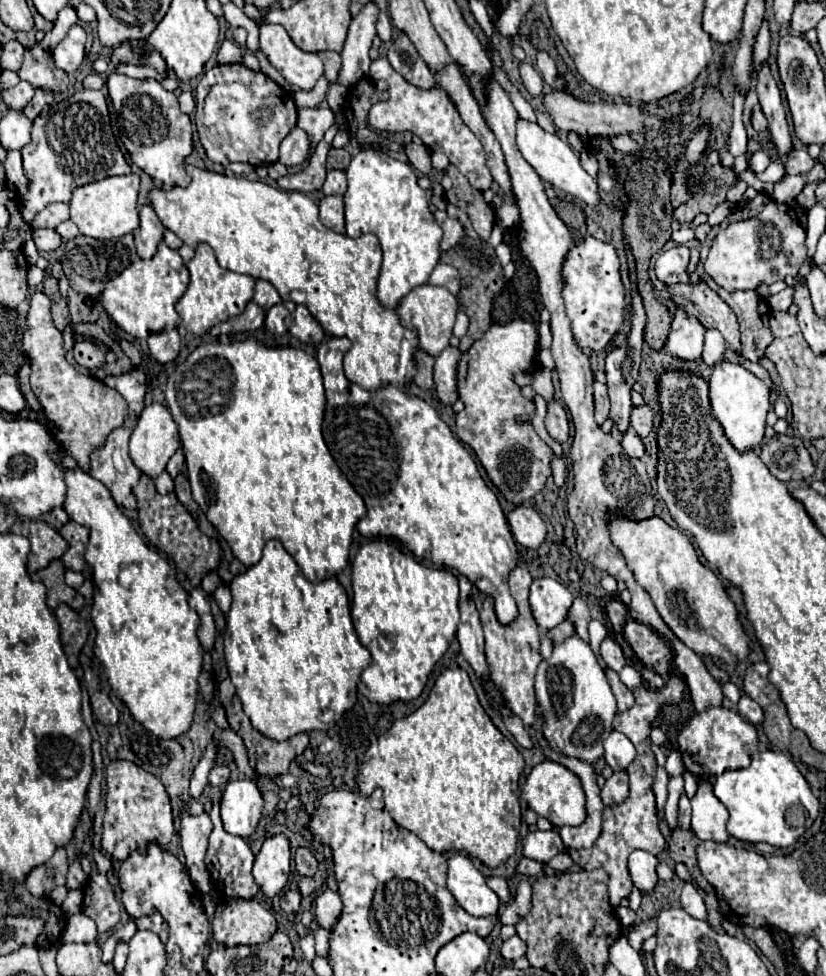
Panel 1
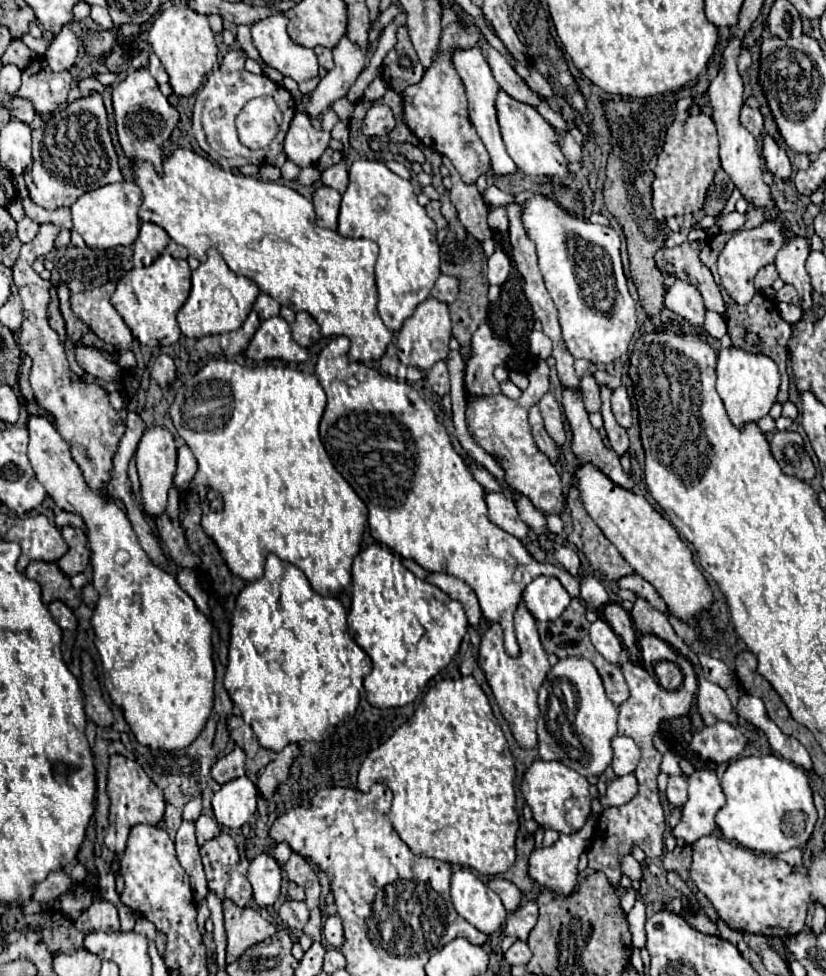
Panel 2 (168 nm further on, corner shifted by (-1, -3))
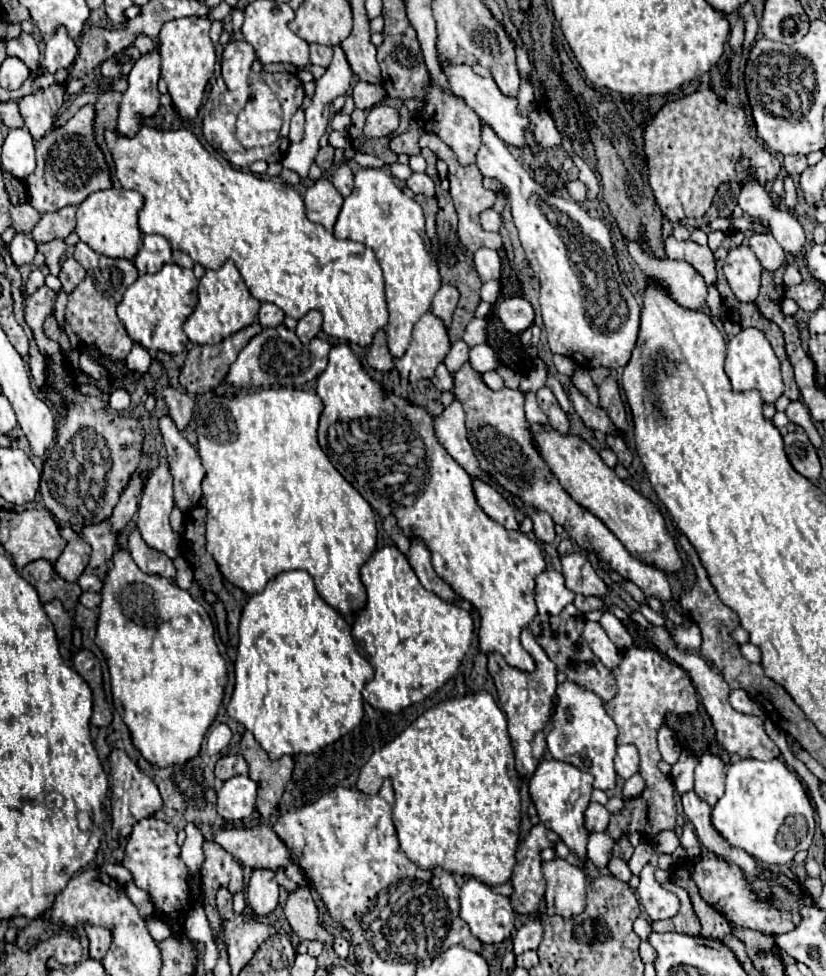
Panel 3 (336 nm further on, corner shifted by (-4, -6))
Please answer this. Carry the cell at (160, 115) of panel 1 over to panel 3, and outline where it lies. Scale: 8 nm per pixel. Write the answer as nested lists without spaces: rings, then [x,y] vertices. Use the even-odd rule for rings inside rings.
[[[155,46],[151,52],[141,54],[129,72],[129,88],[123,94],[117,130],[125,136],[133,136],[139,128],[139,120],[153,116],[159,110],[159,48]]]

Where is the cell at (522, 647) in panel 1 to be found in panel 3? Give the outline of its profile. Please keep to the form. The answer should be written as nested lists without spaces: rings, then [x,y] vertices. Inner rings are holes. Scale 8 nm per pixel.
[[[523,630],[521,644],[525,644],[525,650],[531,654],[531,658],[537,664],[537,670],[533,674],[527,674],[509,666],[501,654],[489,654],[489,672],[497,686],[497,702],[509,720],[509,736],[511,736],[511,744],[515,750],[517,772],[523,778],[531,778],[537,764],[541,762],[545,754],[545,748],[547,748],[545,736],[549,734],[549,728],[553,728],[549,720],[551,720],[551,708],[553,708],[553,698],[555,698],[555,688],[557,688],[557,678],[555,678],[557,668],[545,656],[543,648],[533,640],[529,630]],[[533,684],[539,684],[539,686],[533,686]]]

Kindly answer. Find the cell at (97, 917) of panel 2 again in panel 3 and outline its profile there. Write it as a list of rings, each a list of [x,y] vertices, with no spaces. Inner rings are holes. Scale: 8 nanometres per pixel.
[[[85,926],[85,934],[89,938],[89,952],[93,960],[103,960],[105,952],[109,950],[111,944],[111,930],[103,928],[103,926]]]

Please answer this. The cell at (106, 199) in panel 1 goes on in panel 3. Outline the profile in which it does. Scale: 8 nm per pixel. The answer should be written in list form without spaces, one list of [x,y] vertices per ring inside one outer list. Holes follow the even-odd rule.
[[[109,188],[99,190],[91,194],[79,208],[77,208],[77,236],[81,242],[85,242],[89,248],[93,248],[97,254],[109,256],[109,258],[125,258],[133,260],[141,246],[143,232],[137,226],[137,214],[143,206],[143,196],[139,192],[121,190],[121,188]]]

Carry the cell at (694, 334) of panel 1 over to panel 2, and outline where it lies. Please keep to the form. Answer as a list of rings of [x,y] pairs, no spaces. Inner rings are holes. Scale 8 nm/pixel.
[[[674,281],[674,285],[664,295],[666,307],[684,323],[688,323],[694,329],[700,329],[704,325],[704,303],[696,287],[684,281]]]

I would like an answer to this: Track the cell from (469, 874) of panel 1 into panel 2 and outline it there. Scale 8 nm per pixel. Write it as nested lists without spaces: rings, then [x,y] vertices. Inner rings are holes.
[[[454,867],[450,893],[456,913],[478,931],[490,935],[504,923],[506,909],[500,897],[494,891],[488,897],[488,887],[468,867]]]

